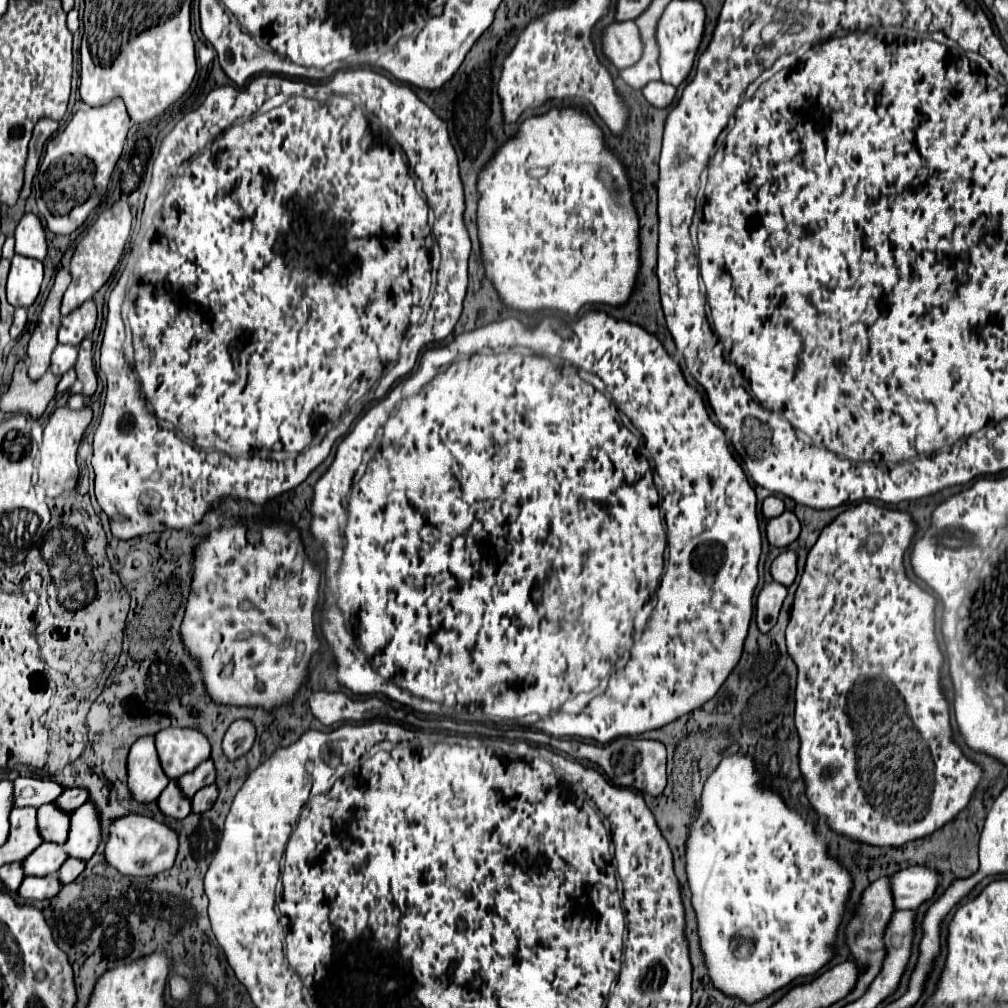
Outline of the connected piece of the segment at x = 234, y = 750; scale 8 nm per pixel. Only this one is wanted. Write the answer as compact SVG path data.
M237 720L229 726L225 738L223 738L223 754L229 762L239 760L245 756L255 742L255 728L249 720Z

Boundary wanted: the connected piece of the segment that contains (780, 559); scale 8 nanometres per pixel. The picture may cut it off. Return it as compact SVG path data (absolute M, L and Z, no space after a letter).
M791 550L779 554L773 560L769 572L771 572L771 578L775 582L779 582L781 586L791 586L795 576L797 576L797 554L791 552Z

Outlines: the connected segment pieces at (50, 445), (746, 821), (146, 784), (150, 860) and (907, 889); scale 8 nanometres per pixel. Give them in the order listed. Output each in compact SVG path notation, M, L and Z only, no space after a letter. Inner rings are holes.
M57 408L51 414L51 418L45 426L45 432L43 432L43 444L39 448L41 460L39 460L39 468L37 468L37 474L39 474L37 484L45 488L49 498L61 496L63 492L69 492L75 488L77 478L79 478L79 468L77 468L75 456L77 456L81 438L85 434L85 428L91 424L91 418L93 418L91 408L81 408L81 410Z
M727 756L721 760L717 770L707 778L703 788L703 798L701 798L701 814L691 826L687 836L687 878L693 894L691 896L693 908L699 922L701 950L705 954L705 964L707 964L711 982L715 988L723 990L729 996L741 998L747 1004L769 996L771 992L791 984L799 976L813 976L831 958L831 946L835 944L835 934L841 922L843 904L851 890L851 876L837 860L829 858L825 838L814 829L810 829L809 822L803 819L808 818L789 810L785 802L779 798L779 794L771 792L767 786L761 784L761 776L757 774L751 756Z
M153 736L141 738L131 746L127 758L127 788L139 804L151 804L167 788L169 778L163 774Z
M127 814L127 816L115 818L109 826L109 836L105 842L105 860L121 874L155 876L173 866L175 854L177 854L177 834L169 826L153 818L147 818L141 814Z
M911 866L891 876L891 894L895 910L915 910L929 900L937 888L939 876L925 866Z

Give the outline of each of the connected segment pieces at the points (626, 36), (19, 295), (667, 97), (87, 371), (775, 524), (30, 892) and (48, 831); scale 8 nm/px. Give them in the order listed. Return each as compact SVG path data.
M613 22L601 32L601 48L605 58L617 68L633 66L643 52L643 42L635 22Z
M15 254L11 260L11 272L7 280L7 300L9 304L29 308L39 296L43 282L43 264L35 258Z
M655 80L655 82L649 82L647 86L643 86L643 96L647 98L649 104L657 106L657 108L663 108L667 104L671 104L673 96L675 96L675 86L671 84L665 84L661 80Z
M87 336L79 346L79 358L75 364L77 378L83 382L83 394L93 396L97 390L97 374L93 364L93 350L91 350L91 336Z
M785 510L781 516L767 522L767 540L771 546L785 548L799 536L799 530L799 520L789 510Z
M49 874L43 878L25 876L17 892L25 900L47 900L47 898L53 898L59 890L61 890L61 884L57 874Z
M45 804L37 810L37 830L45 842L65 844L69 830L69 814L61 812L55 804Z

